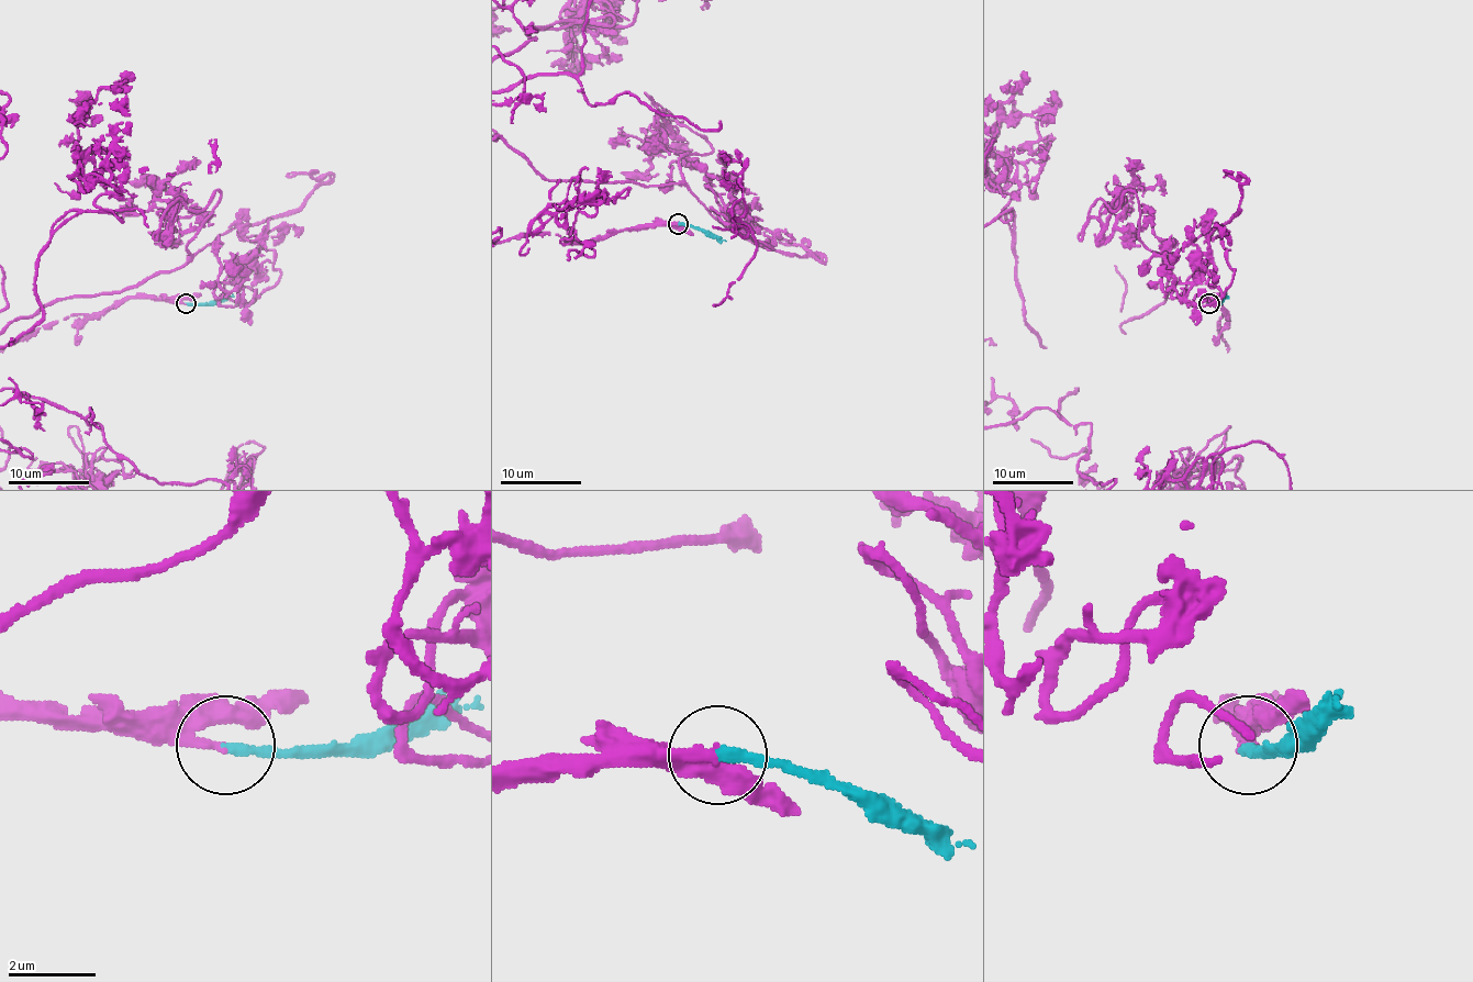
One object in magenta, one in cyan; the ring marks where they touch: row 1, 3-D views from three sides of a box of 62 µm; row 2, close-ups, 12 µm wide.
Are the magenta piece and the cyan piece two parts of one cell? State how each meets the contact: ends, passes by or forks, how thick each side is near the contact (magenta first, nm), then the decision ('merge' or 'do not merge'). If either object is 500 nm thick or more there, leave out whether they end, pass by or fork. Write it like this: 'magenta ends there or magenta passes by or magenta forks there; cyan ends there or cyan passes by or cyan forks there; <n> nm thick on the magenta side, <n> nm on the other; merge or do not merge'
magenta ends there; cyan ends there; 240 nm thick on the magenta side, 240 nm on the other; merge

